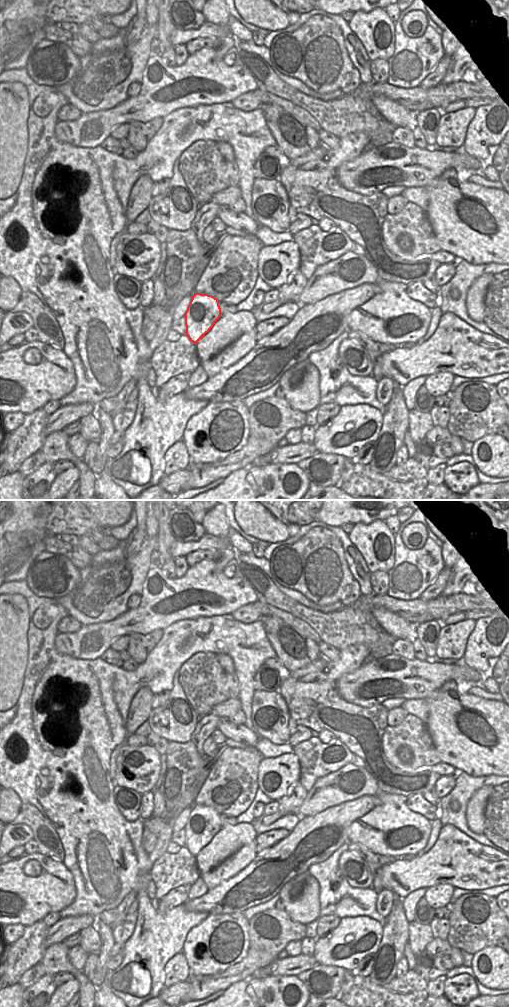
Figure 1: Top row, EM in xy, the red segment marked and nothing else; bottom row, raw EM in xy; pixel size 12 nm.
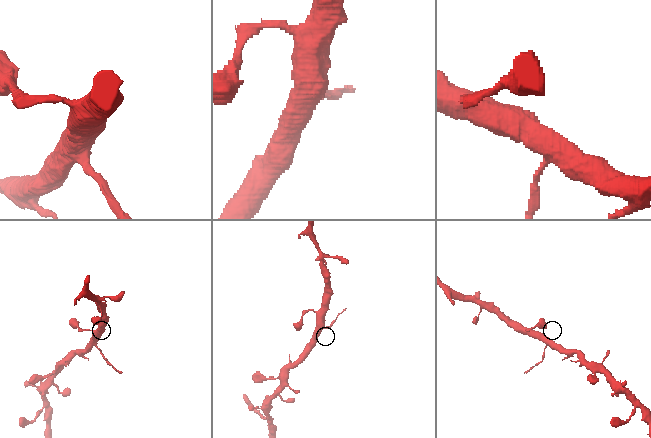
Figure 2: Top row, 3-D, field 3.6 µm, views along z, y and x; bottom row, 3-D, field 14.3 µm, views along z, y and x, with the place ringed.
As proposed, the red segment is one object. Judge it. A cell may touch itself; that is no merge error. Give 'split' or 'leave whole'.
split

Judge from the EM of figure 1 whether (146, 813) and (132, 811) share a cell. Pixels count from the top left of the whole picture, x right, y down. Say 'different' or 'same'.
different

